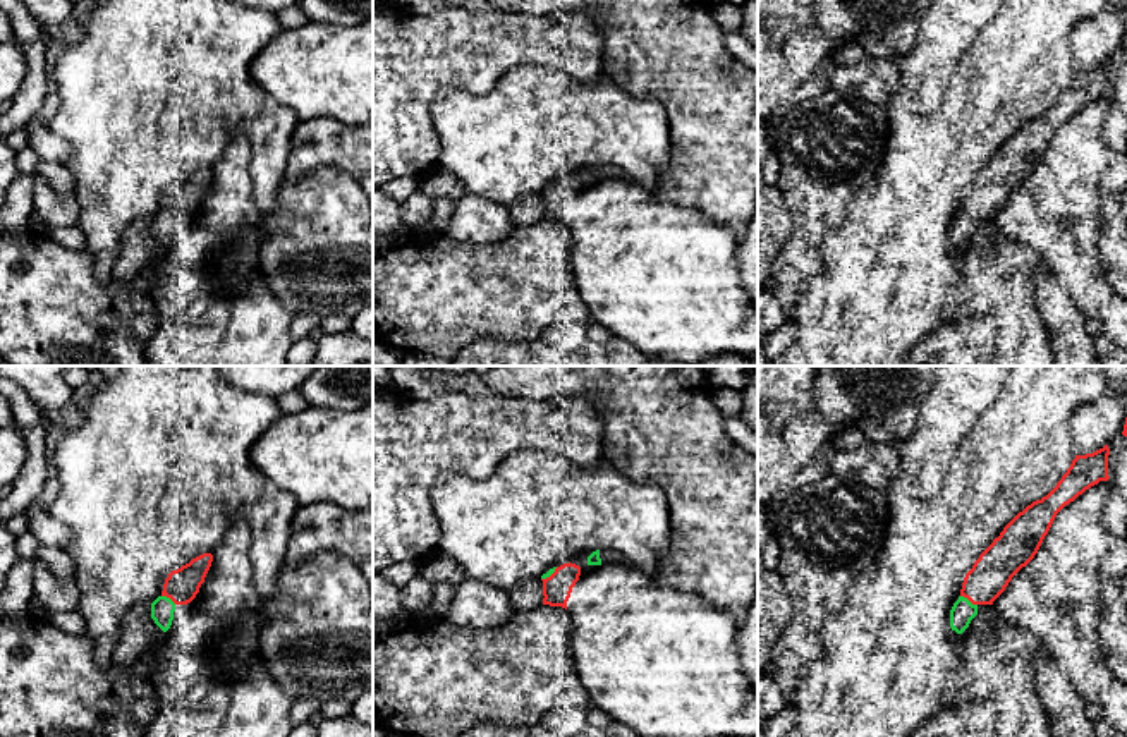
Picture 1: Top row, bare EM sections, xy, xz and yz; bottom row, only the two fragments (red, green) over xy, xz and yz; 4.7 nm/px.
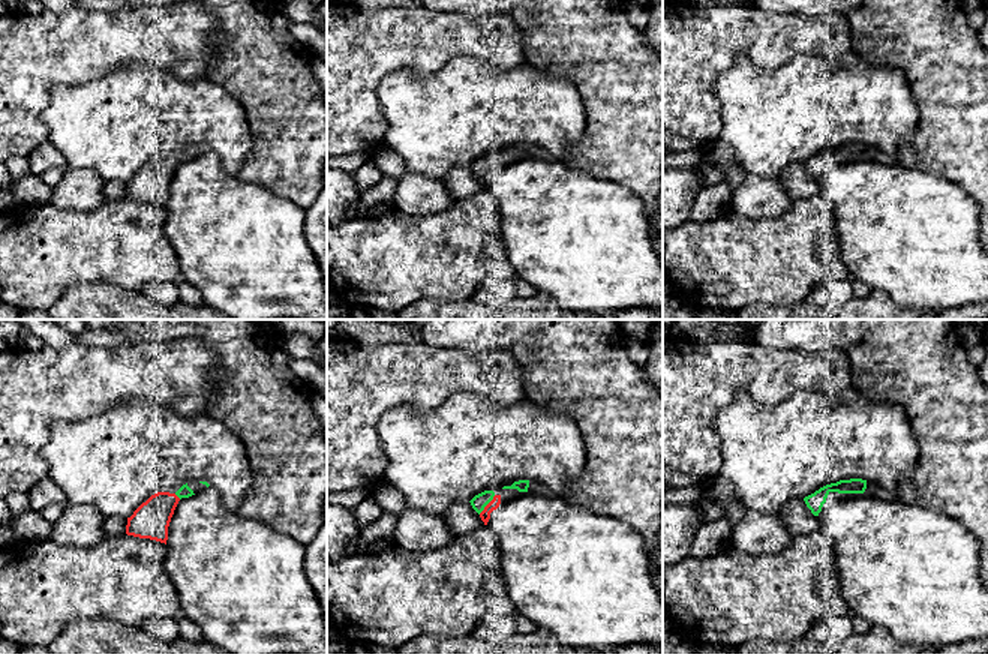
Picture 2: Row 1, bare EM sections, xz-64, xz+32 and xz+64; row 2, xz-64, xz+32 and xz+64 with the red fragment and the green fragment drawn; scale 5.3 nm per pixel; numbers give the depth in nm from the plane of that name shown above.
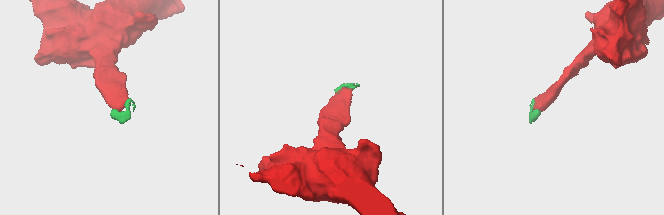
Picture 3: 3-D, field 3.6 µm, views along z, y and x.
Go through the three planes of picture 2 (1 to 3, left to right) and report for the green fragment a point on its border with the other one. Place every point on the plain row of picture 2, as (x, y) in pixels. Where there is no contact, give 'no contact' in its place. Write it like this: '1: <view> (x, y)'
1: xz-64 (176, 159)
2: xz+32 (488, 168)
3: no contact

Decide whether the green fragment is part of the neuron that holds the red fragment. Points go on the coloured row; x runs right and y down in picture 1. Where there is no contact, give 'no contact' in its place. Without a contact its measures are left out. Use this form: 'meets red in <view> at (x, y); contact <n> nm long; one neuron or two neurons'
meets red in yz at (969, 600); contact 90 nm long; one neuron

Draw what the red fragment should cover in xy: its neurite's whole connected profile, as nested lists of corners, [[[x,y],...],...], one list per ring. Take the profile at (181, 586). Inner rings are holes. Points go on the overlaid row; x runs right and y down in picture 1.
[[[203,553],[168,574],[161,594],[151,603],[151,618],[163,632],[172,625],[175,606],[187,605],[196,598],[211,562],[213,555]]]

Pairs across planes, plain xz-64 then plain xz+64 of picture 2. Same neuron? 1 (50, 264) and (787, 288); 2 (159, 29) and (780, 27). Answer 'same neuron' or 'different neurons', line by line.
1: same neuron
2: same neuron

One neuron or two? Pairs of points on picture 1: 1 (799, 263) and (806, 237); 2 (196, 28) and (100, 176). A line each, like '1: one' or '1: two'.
1: one
2: one

